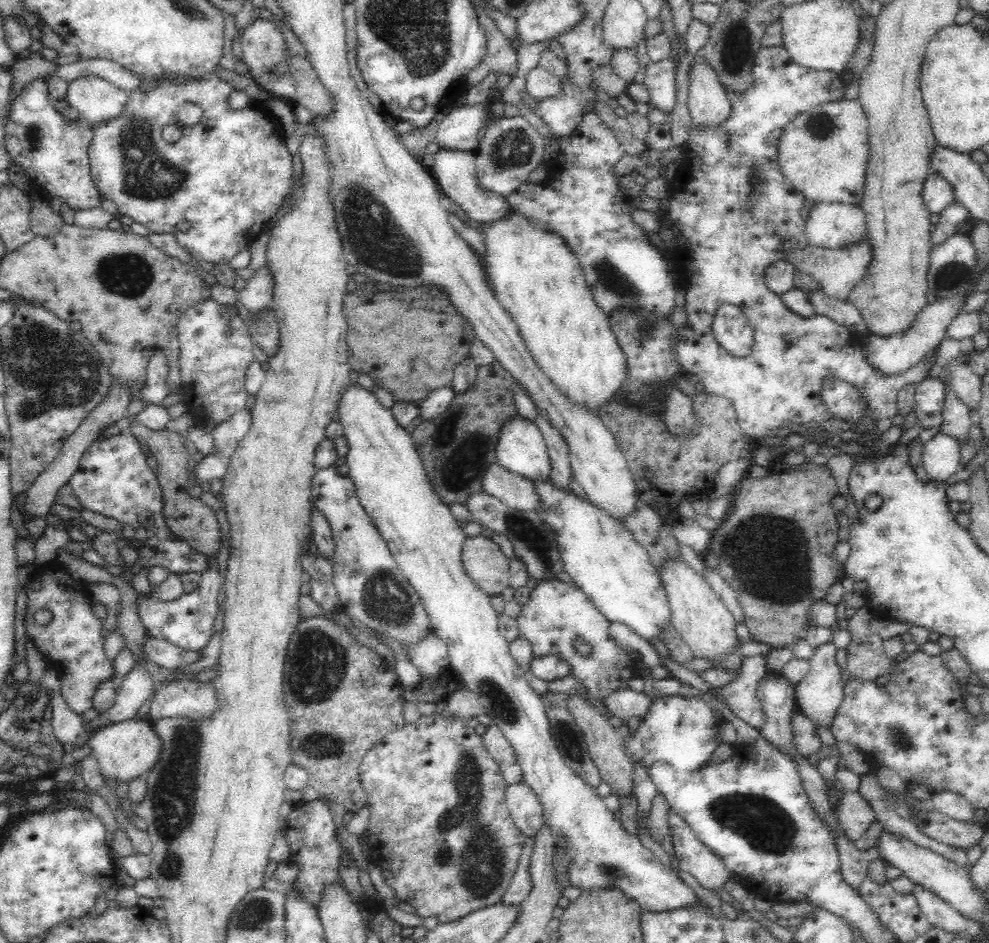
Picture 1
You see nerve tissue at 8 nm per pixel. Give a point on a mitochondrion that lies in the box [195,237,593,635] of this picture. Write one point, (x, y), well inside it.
(384, 600)

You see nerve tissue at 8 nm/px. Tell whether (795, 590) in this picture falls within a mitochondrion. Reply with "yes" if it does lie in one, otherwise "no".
yes

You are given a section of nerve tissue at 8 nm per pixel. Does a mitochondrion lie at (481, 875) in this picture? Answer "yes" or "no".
yes

